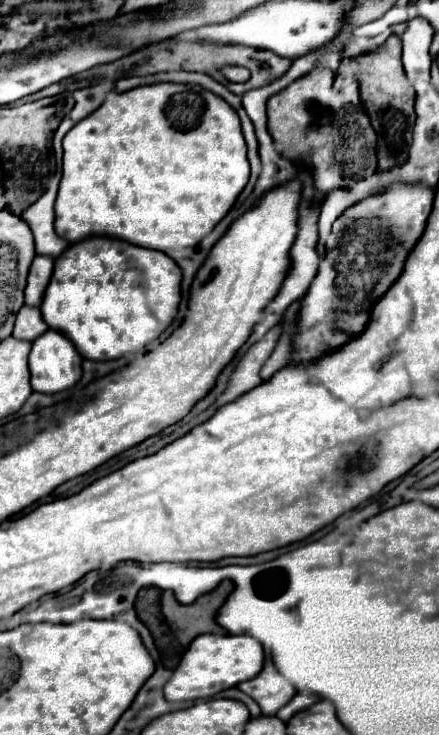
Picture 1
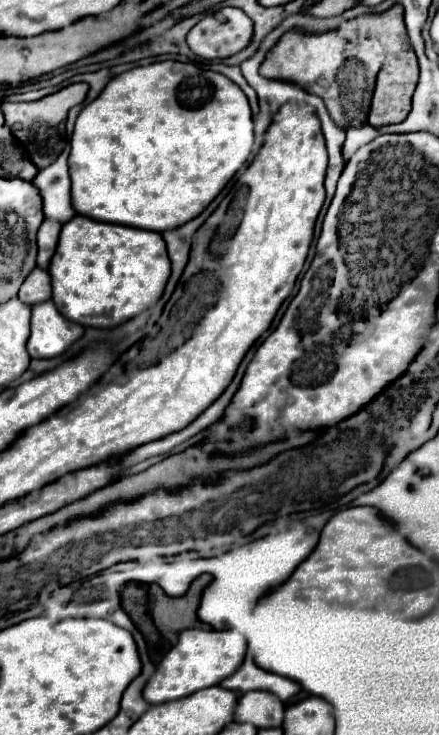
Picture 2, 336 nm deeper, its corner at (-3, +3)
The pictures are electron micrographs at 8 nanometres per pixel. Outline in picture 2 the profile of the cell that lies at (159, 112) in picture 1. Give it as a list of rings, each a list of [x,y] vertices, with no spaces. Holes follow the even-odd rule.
[[[162,61],[130,69],[114,77],[104,93],[88,103],[76,119],[68,159],[72,205],[78,213],[98,221],[122,223],[158,233],[172,229],[174,225],[198,217],[210,201],[214,201],[248,159],[252,143],[254,129],[248,99],[240,87],[232,85],[222,73],[180,61]]]

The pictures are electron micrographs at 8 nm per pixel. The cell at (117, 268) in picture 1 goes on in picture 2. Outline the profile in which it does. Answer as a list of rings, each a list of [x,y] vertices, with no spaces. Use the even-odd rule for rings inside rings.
[[[76,215],[68,221],[68,225],[62,225],[60,241],[56,245],[56,253],[52,255],[48,273],[52,275],[52,301],[66,319],[84,327],[114,327],[140,315],[160,299],[170,277],[170,259],[160,233]]]

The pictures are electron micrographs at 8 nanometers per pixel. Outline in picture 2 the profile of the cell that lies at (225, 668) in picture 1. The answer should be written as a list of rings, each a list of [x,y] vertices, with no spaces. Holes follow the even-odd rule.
[[[184,629],[178,635],[178,643],[162,657],[162,661],[156,665],[156,671],[146,681],[142,697],[150,705],[158,705],[172,699],[188,697],[206,687],[214,687],[222,679],[230,677],[242,665],[244,653],[246,653],[246,639],[232,629],[226,631]]]

